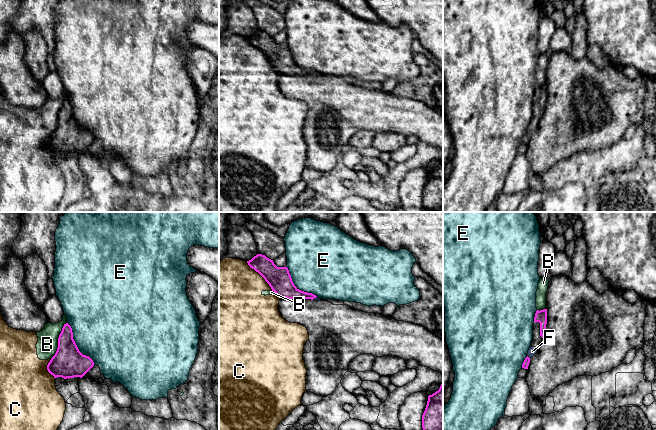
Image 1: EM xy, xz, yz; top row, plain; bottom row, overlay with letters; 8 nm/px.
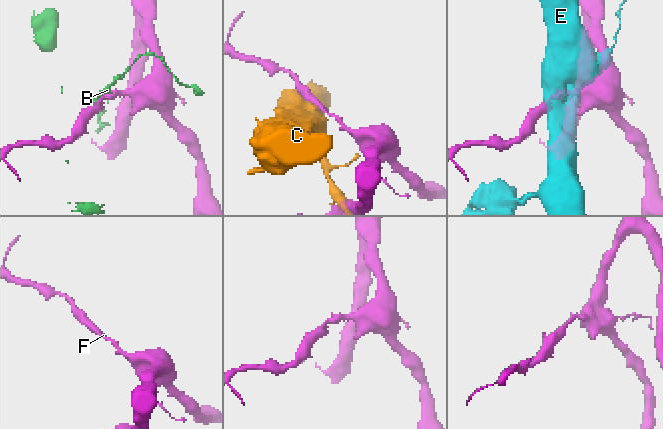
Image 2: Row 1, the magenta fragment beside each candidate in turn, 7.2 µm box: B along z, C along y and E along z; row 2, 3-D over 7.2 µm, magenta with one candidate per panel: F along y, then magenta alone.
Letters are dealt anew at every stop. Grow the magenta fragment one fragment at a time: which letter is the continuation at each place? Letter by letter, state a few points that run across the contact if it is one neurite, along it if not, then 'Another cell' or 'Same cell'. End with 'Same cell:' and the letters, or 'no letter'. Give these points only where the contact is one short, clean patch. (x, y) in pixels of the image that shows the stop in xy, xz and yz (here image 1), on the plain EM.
B: Another cell
C: Another cell
E: Another cell
F: Same cell
Same cell: F

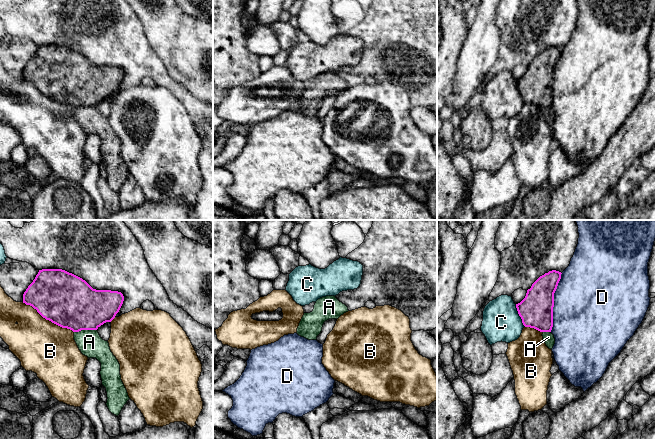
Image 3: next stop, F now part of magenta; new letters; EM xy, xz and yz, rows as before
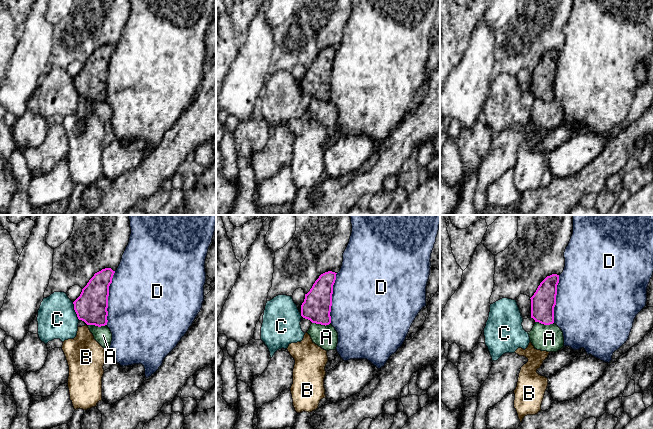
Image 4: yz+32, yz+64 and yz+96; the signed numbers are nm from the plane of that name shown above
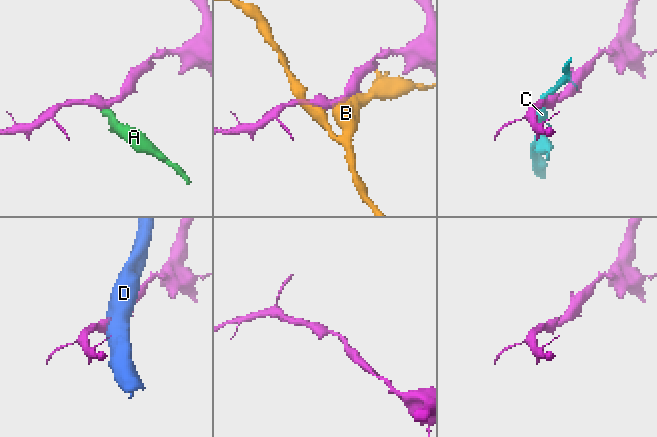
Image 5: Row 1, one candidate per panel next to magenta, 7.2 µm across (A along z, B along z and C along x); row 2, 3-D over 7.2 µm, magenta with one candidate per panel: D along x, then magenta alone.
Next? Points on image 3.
A: Line: xy (96, 105), (81, 105), (74, 108). Another cell
B: Another cell
C: Another cell
D: Another cell
Same cell: no letter

